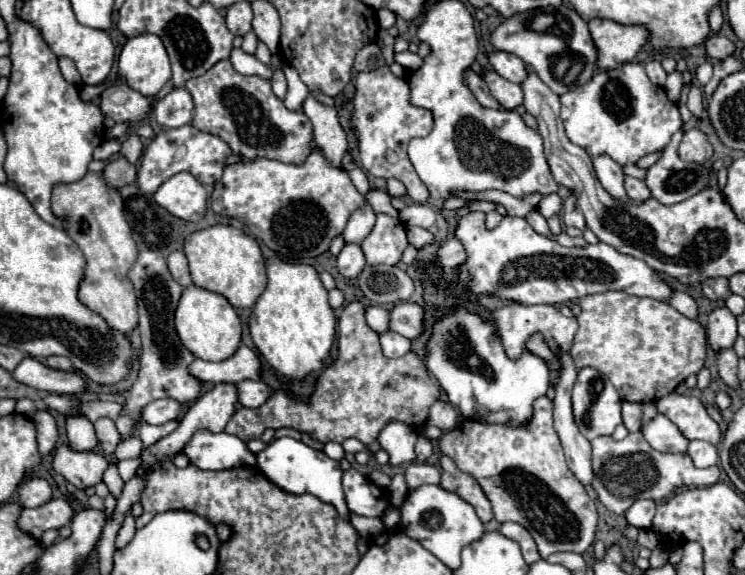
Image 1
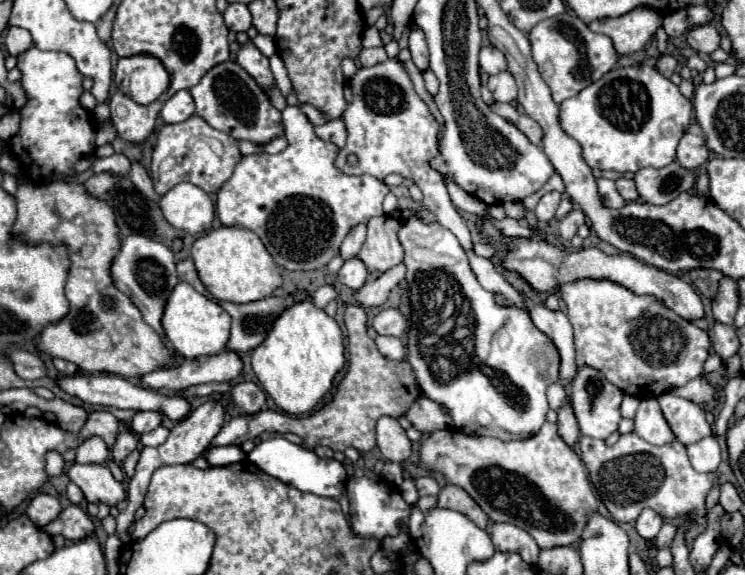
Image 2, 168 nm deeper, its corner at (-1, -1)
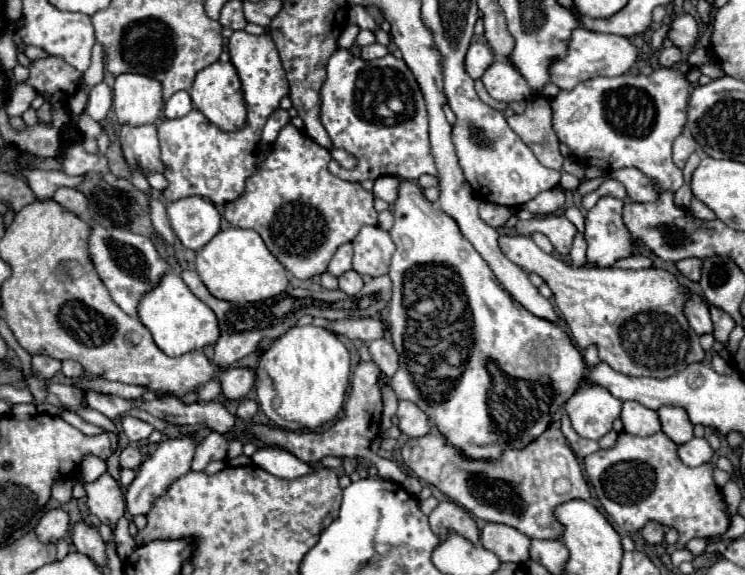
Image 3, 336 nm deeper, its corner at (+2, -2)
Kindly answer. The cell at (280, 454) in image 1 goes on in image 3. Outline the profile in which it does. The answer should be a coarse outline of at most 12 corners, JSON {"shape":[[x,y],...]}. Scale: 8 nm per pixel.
{"shape":[[261,448],[251,462],[283,480],[315,470],[283,448]]}

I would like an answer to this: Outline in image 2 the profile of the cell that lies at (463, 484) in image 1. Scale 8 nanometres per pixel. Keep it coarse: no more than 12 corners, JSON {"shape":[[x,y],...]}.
{"shape":[[452,483],[440,491],[438,505],[464,513],[480,529],[486,513],[464,489]]}

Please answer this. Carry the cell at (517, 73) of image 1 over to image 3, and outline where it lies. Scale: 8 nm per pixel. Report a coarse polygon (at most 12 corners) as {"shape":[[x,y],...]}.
{"shape":[[471,44],[465,68],[481,78],[495,62],[487,44]]}

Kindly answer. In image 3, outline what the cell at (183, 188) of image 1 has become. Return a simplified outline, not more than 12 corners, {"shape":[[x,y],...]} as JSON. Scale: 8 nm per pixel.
{"shape":[[201,196],[167,204],[175,236],[203,248],[221,226],[215,204]]}

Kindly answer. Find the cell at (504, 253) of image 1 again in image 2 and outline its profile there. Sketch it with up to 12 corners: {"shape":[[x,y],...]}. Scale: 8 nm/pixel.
{"shape":[[482,233],[508,245],[504,267],[534,289],[610,279],[654,295],[686,321],[704,317],[680,277],[600,249],[568,253],[546,241]]}

